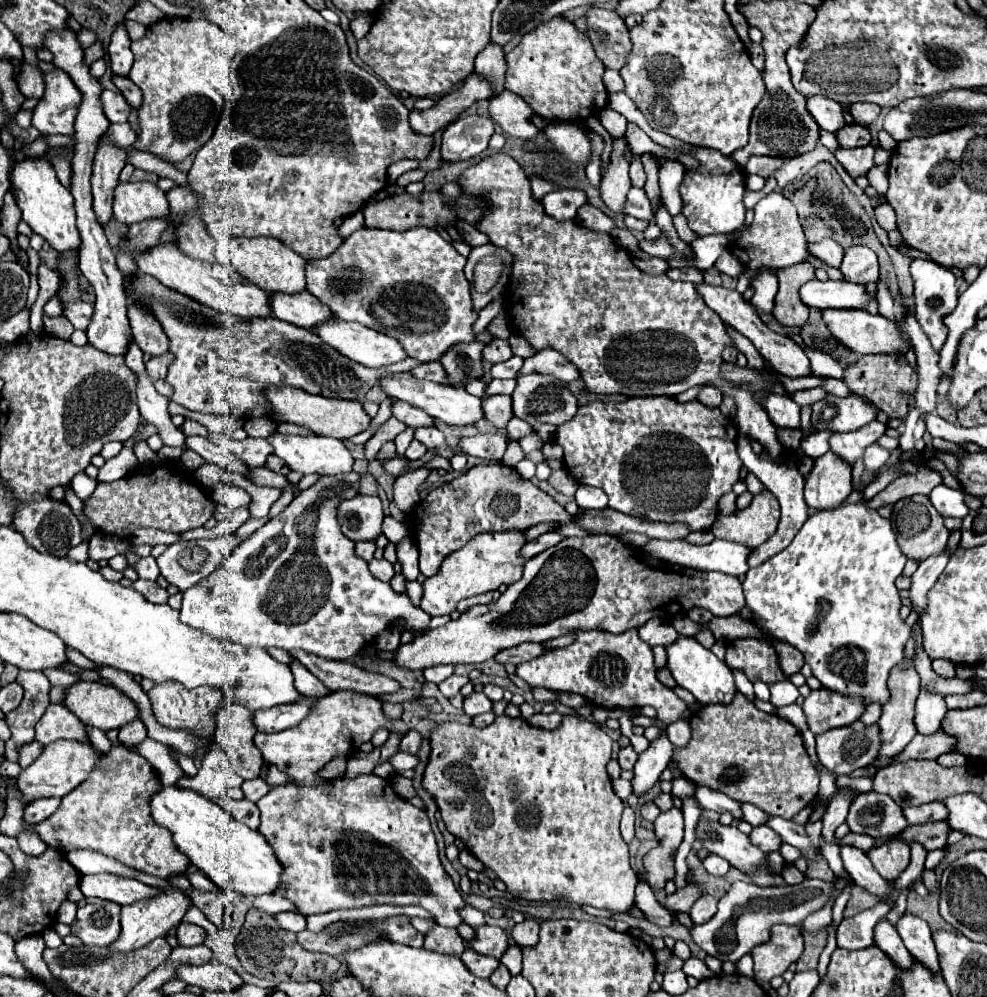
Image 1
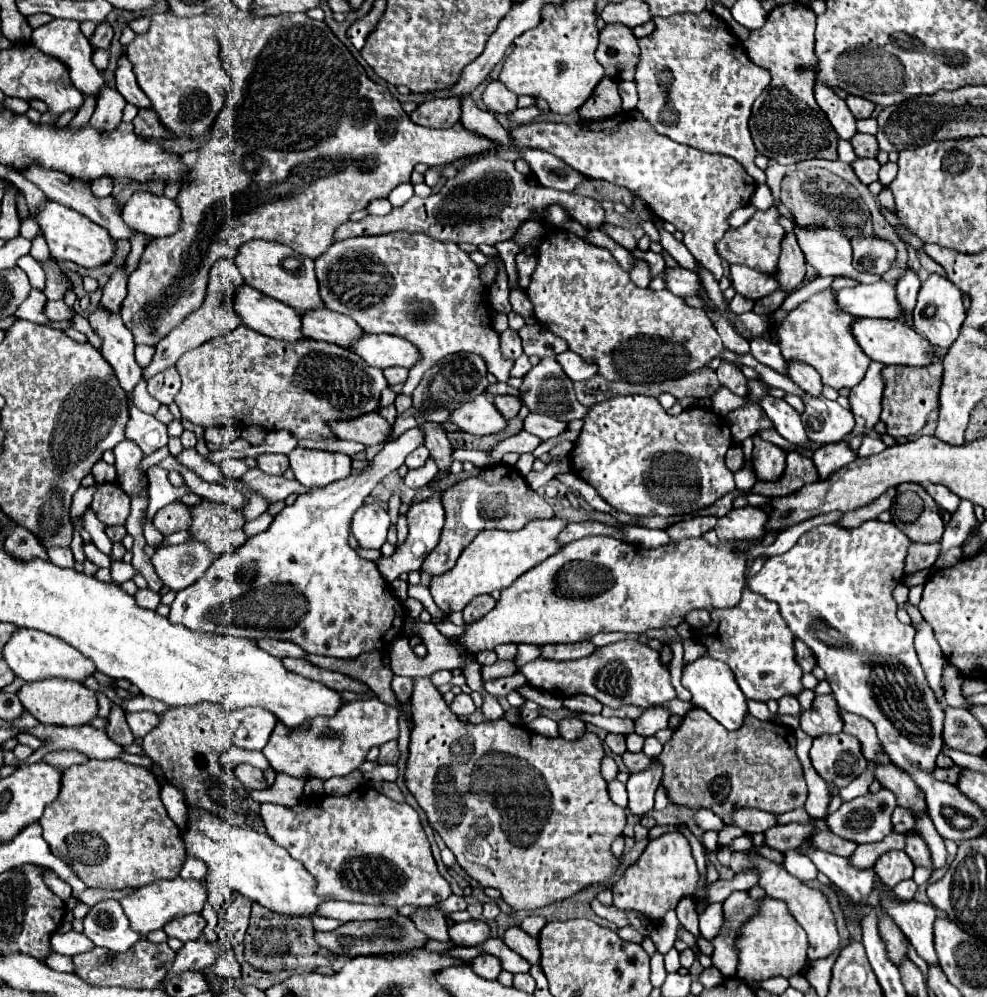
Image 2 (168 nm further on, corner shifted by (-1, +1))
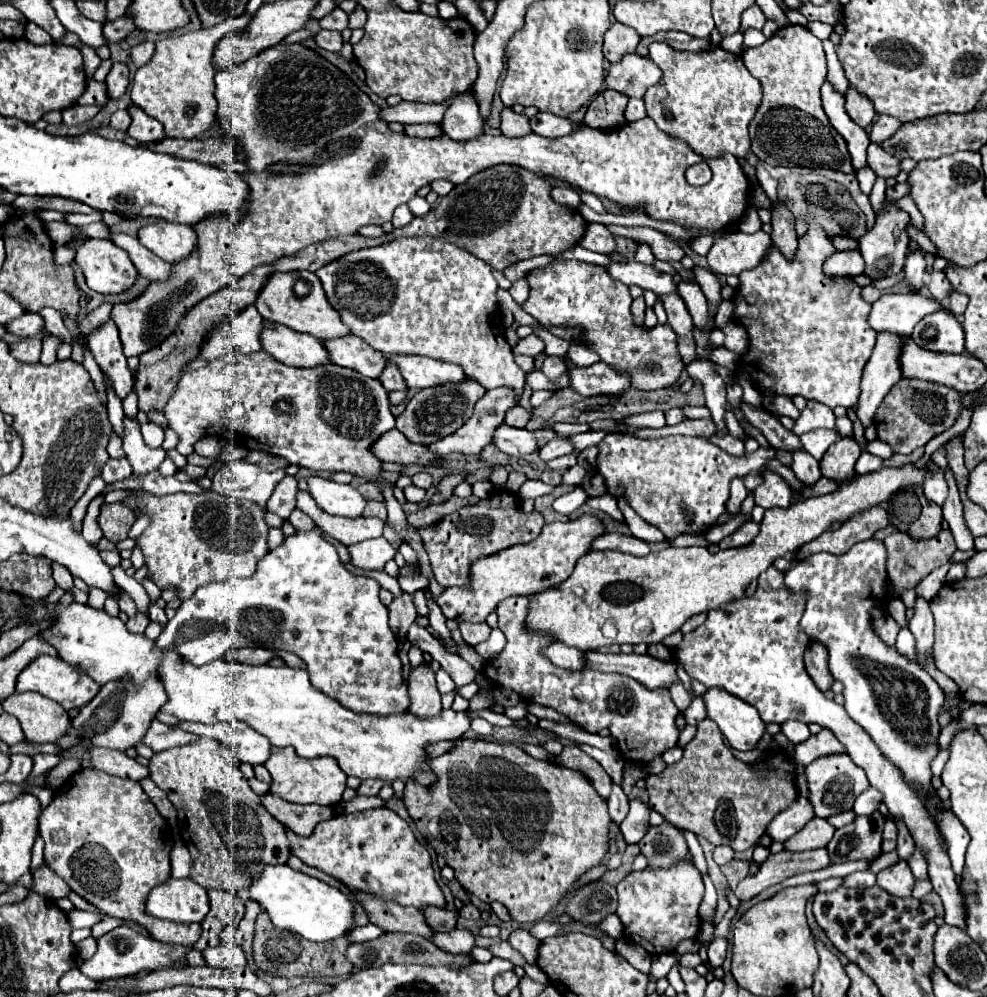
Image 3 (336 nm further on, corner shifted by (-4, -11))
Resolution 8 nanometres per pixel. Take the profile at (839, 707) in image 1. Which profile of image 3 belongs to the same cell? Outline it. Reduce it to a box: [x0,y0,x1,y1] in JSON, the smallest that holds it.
[794,728,844,766]

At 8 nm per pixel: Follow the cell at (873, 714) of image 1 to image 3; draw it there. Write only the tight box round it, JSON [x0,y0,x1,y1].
[674,566,964,928]

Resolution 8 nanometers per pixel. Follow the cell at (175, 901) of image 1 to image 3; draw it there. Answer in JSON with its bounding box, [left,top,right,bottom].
[144,878,210,924]

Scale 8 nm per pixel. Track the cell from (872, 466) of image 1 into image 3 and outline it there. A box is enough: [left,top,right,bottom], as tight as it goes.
[856,452,882,474]

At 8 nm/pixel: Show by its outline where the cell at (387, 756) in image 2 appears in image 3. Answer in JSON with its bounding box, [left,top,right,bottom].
[356,780,384,796]

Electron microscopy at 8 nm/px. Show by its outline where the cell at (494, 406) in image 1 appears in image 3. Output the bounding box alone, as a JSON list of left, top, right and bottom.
[504,406,530,428]

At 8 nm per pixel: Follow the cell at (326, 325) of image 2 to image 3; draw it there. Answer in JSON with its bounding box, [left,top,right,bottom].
[324,336,384,378]

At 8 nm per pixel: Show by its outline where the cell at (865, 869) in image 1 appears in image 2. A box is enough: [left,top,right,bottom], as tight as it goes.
[883,898,939,966]

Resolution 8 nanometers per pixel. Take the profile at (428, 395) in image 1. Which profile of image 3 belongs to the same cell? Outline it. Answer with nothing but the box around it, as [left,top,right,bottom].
[492,424,536,456]

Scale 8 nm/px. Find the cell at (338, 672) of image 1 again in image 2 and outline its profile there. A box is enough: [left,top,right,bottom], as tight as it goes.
[257,640,305,658]

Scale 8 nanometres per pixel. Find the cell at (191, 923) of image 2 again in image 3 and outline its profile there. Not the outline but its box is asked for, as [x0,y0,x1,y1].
[40,768,200,948]

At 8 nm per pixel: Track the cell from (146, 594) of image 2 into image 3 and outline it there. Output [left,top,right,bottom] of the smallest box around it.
[126,612,150,632]

